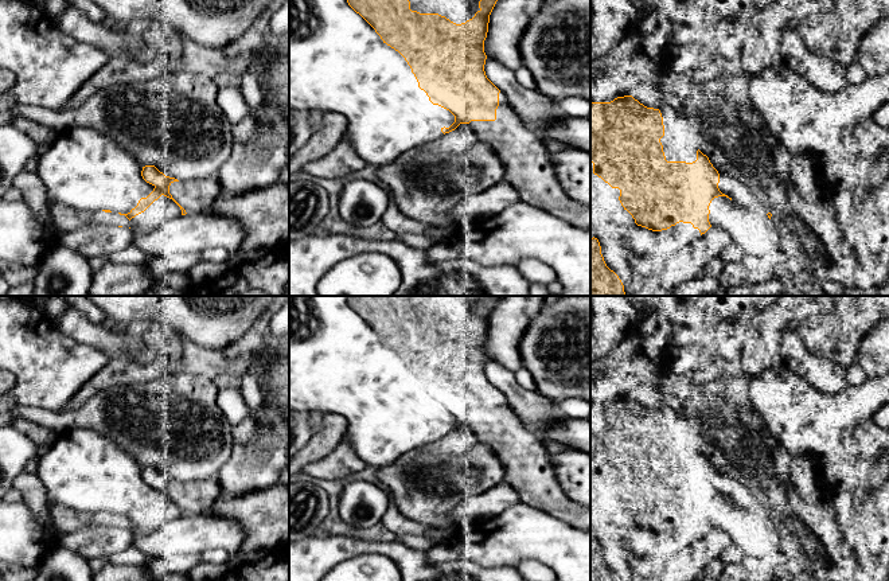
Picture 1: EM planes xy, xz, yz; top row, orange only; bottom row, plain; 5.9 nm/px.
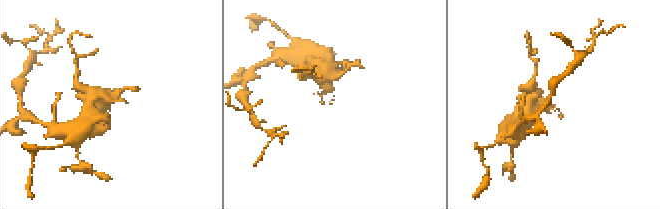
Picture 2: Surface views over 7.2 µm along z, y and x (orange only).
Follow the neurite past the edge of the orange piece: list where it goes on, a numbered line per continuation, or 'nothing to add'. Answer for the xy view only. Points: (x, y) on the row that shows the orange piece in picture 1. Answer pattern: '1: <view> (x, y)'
1: xy (195, 197)

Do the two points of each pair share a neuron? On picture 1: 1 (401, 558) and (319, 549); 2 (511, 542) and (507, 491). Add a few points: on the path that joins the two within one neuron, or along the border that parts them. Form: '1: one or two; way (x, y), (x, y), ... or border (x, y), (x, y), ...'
1: one; way (381, 548), (339, 549)
2: two; border (521, 500), (480, 521)

